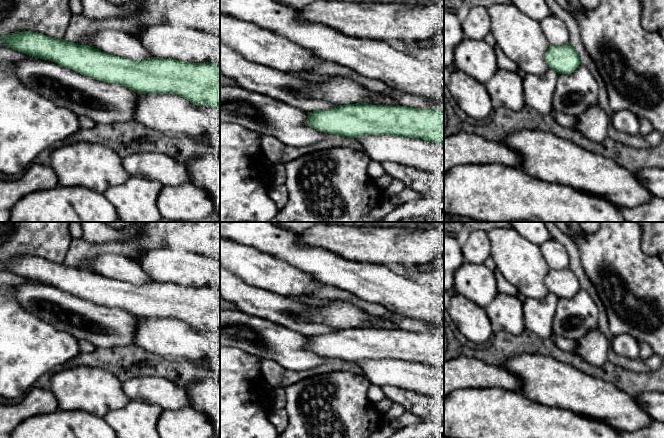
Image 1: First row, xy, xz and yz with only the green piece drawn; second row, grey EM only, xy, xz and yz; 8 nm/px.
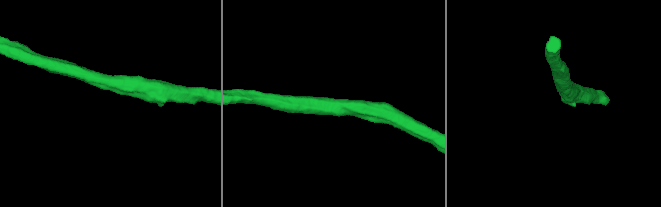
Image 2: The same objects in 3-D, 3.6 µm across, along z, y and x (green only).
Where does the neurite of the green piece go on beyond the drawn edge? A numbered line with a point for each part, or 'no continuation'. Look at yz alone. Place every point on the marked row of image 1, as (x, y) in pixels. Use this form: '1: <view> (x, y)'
1: yz (575, 92)

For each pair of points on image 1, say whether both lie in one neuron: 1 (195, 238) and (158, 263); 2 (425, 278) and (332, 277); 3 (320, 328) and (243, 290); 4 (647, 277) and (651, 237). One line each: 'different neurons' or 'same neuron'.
1: different neurons
2: same neuron
3: same neuron
4: different neurons

